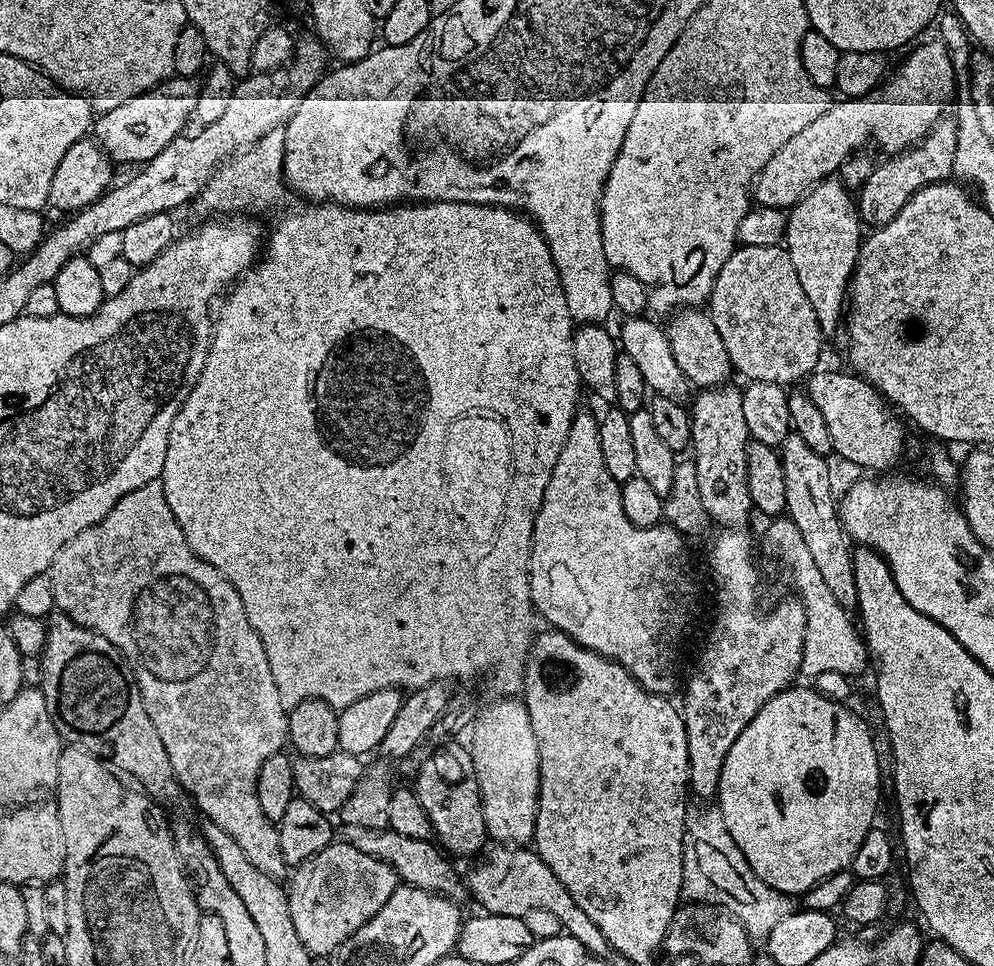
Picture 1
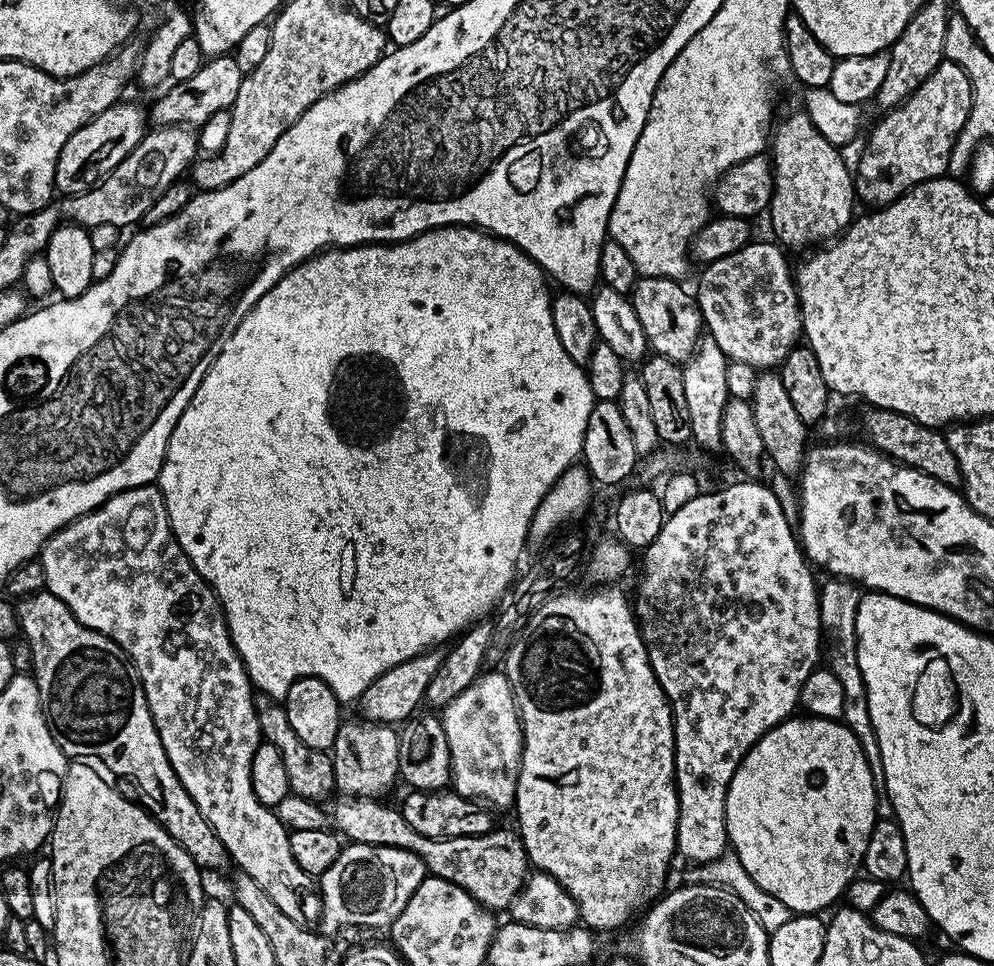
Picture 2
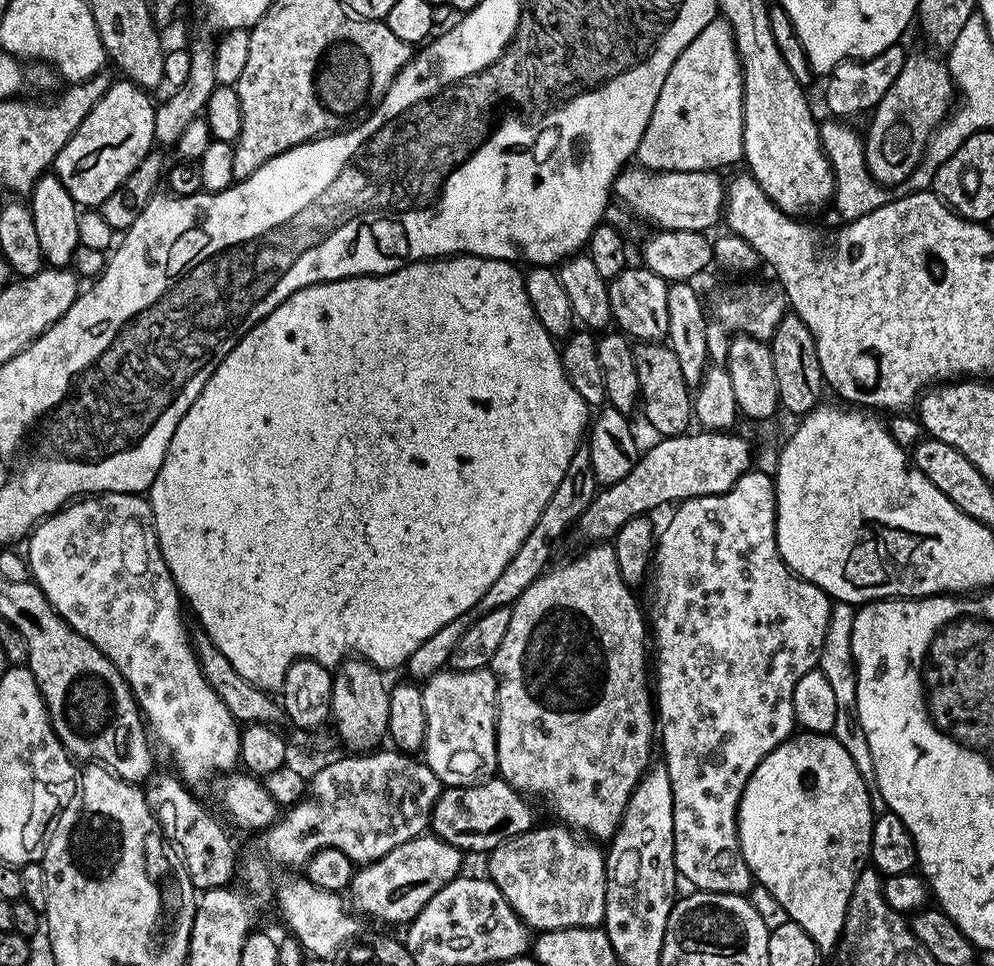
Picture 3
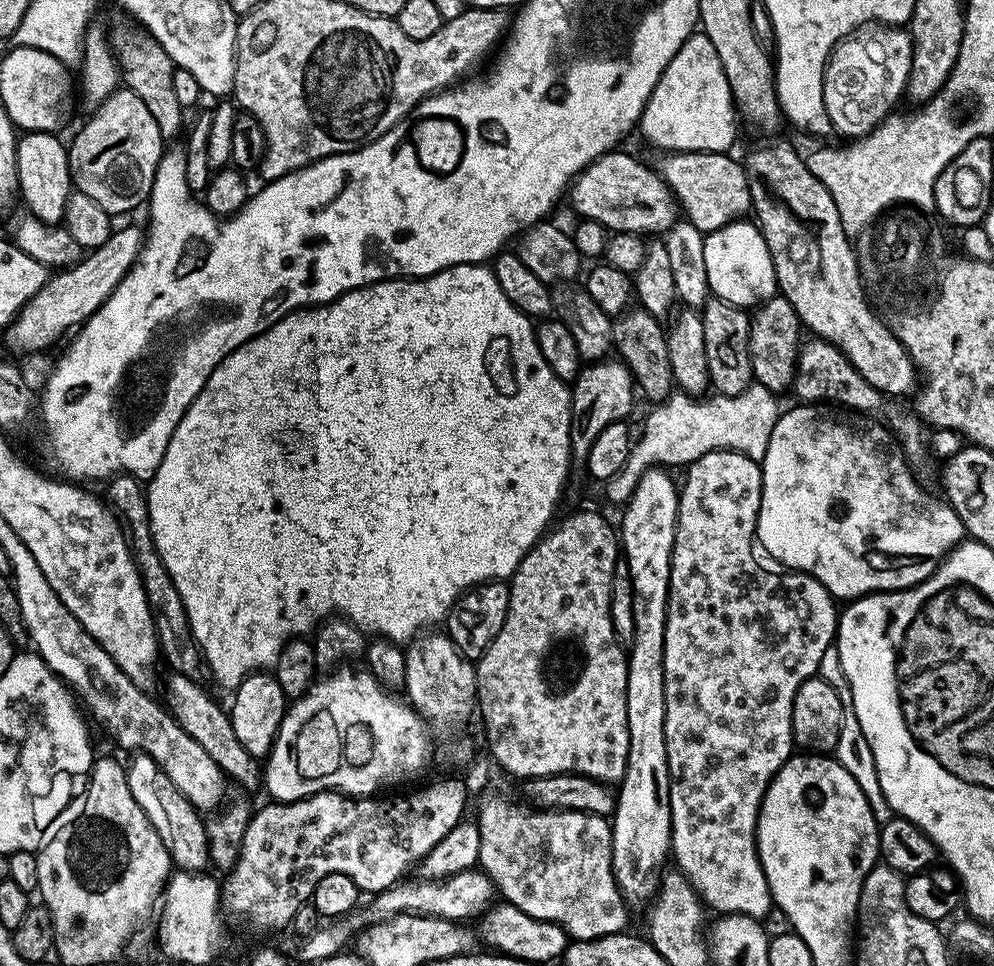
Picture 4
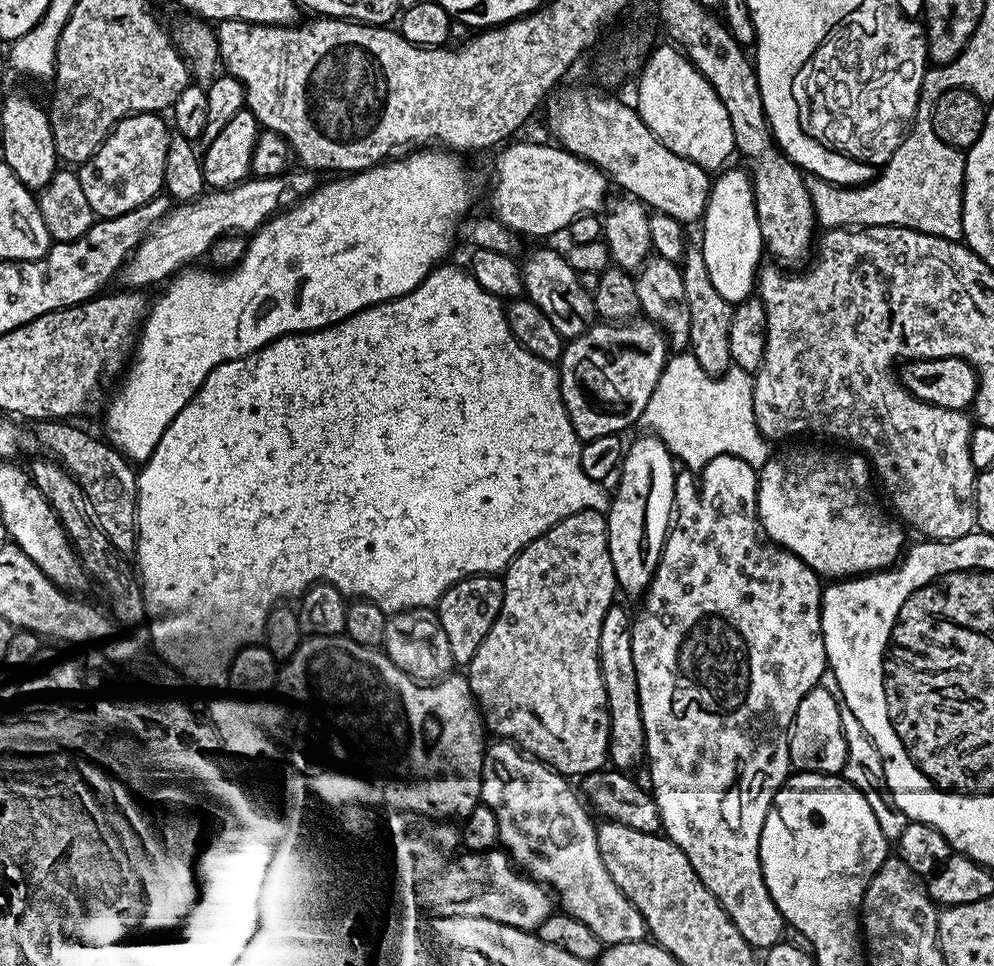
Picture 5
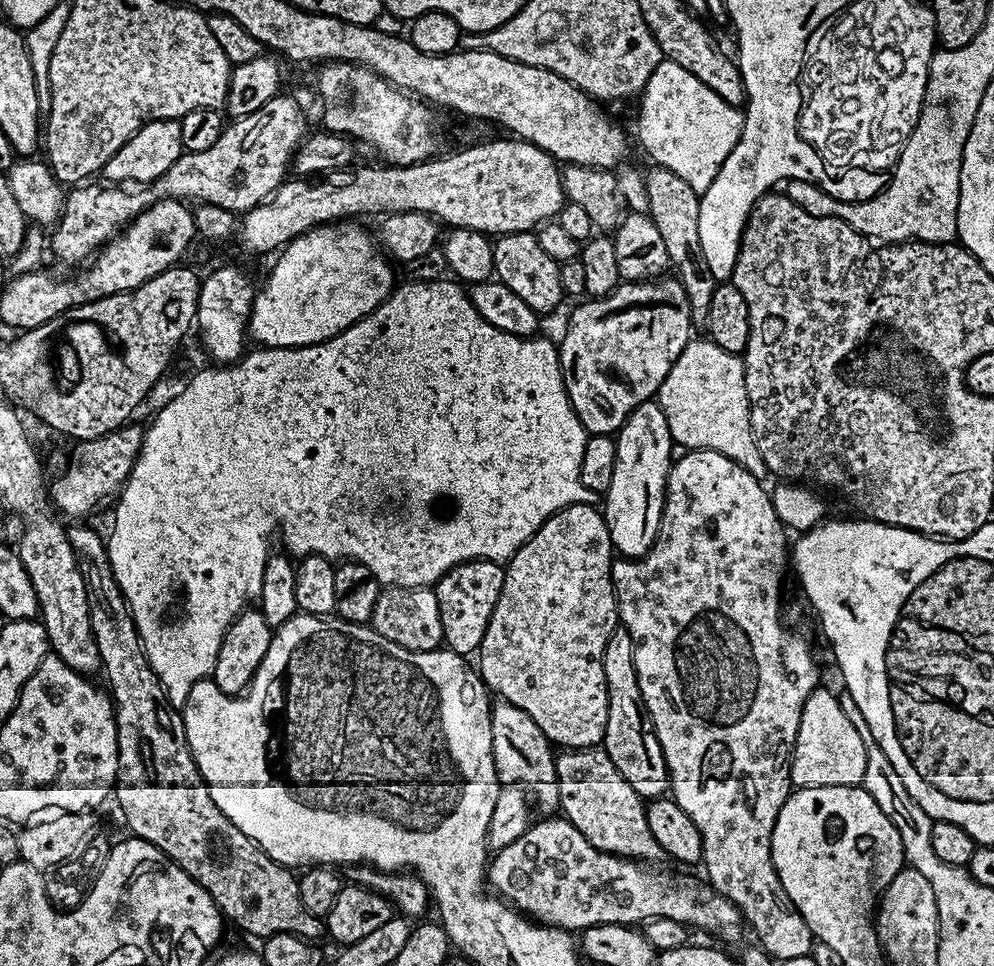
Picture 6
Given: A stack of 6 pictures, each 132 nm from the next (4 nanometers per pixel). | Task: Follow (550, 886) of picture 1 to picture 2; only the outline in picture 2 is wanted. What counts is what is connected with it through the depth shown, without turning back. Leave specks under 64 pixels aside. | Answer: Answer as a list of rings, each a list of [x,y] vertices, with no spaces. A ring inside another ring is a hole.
[[[340,798],[337,801],[330,808],[330,820],[341,837],[349,836],[347,839],[354,844],[410,850],[418,854],[418,858],[422,858],[425,869],[431,875],[462,886],[466,894],[473,896],[486,909],[511,909],[512,899],[524,887],[524,881],[530,872],[530,861],[524,843],[515,831],[507,832],[506,829],[497,827],[481,836],[435,840],[418,834],[418,830],[414,830],[406,822],[399,807],[391,808],[384,804],[388,802],[381,802],[376,798]]]

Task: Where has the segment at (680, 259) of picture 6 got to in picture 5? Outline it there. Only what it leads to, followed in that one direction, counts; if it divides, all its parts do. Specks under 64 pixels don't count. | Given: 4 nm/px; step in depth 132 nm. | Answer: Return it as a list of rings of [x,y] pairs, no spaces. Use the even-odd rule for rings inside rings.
[[[688,246],[684,249],[684,258],[680,264],[682,282],[686,286],[686,302],[690,302],[690,338],[688,343],[693,358],[711,376],[722,376],[733,367],[730,354],[730,324],[734,305],[722,298],[710,282],[710,273],[706,270],[706,258],[699,247]]]

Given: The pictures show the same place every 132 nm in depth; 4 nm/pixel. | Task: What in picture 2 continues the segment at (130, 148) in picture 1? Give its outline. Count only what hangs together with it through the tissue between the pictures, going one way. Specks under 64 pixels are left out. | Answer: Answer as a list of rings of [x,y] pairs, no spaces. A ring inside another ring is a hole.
[[[235,55],[213,56],[205,59],[204,65],[200,67],[198,74],[194,74],[194,78],[173,83],[171,85],[173,88],[170,89],[169,92],[164,92],[157,98],[156,105],[153,106],[152,112],[150,108],[151,123],[156,126],[178,124],[187,126],[193,130],[199,130],[203,124],[218,111],[231,109],[234,98],[238,98],[238,86],[242,86],[245,75],[246,73],[238,66]]]

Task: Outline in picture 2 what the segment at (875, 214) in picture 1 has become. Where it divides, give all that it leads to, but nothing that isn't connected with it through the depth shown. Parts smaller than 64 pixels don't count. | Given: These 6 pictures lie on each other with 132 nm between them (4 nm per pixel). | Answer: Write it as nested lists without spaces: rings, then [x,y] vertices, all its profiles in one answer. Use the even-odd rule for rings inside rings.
[[[943,63],[914,90],[909,100],[903,100],[900,105],[883,113],[884,120],[868,136],[868,145],[860,156],[860,161],[854,164],[854,187],[861,205],[872,204],[876,208],[884,208],[898,198],[902,198],[914,186],[927,180],[941,179],[948,172],[950,154],[956,145],[956,139],[962,134],[972,109],[972,83],[957,64]]]

